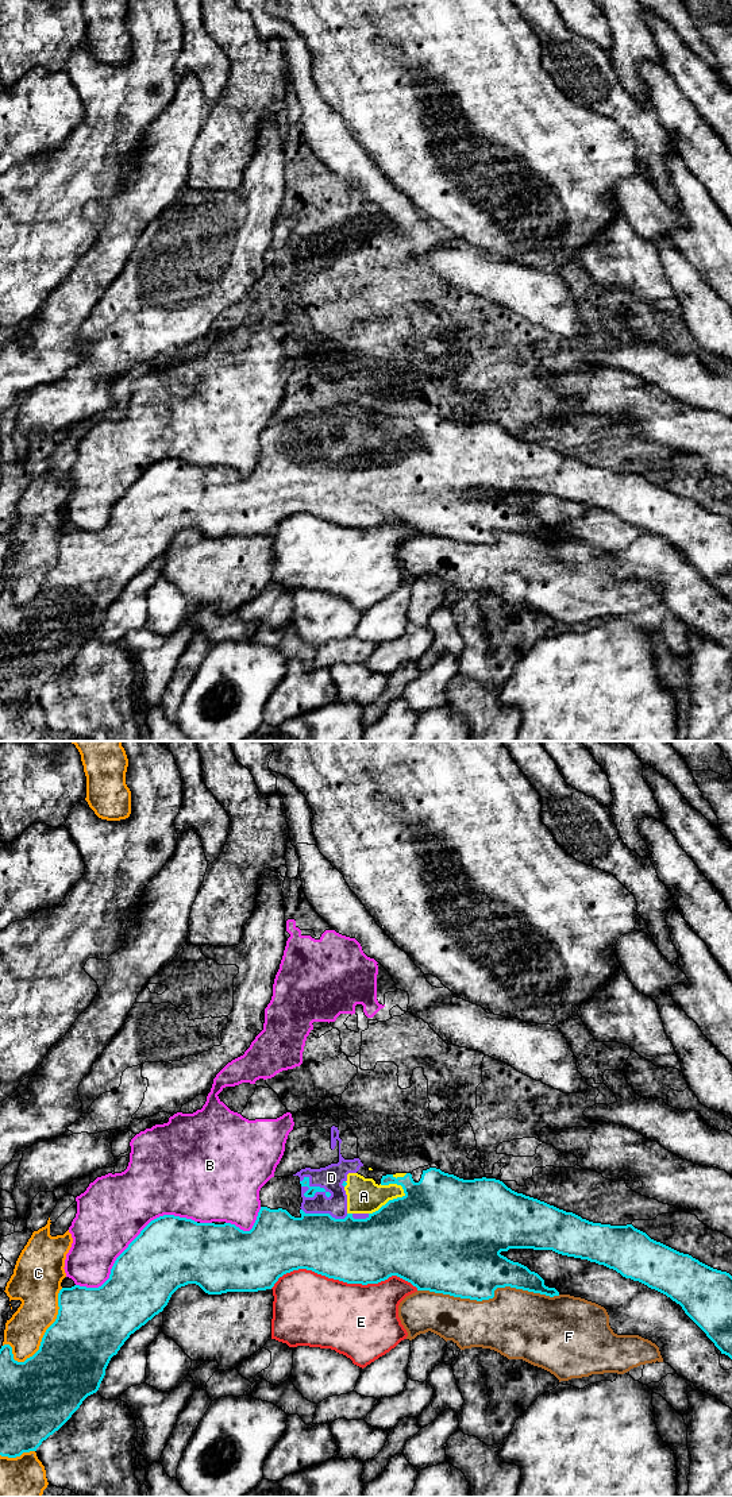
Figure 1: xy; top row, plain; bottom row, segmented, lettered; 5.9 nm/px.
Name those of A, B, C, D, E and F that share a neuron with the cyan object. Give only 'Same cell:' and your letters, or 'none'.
Same cell: A, D

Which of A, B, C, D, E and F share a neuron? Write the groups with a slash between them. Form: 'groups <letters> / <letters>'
groups A D / B / C / E / F

